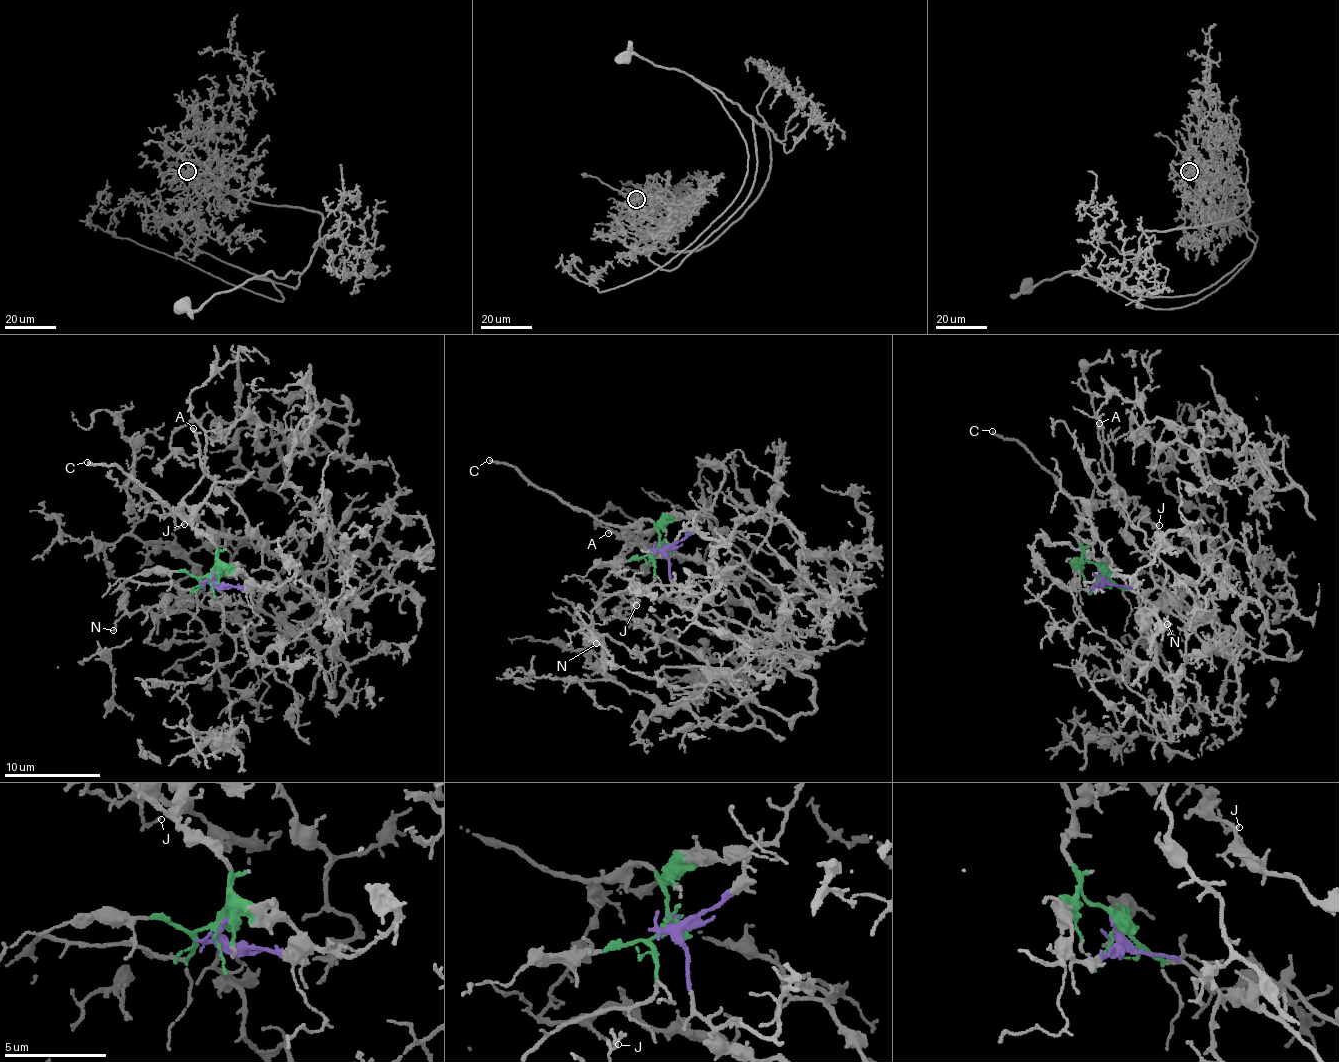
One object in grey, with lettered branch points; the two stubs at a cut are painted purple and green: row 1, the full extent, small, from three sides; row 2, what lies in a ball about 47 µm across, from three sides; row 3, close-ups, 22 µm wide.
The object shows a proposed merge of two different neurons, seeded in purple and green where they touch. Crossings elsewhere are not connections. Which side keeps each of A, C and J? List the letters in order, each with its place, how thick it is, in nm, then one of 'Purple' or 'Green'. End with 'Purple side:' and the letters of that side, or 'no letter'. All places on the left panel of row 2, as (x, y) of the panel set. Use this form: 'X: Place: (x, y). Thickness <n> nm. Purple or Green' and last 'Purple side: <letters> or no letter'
A: Place: (193, 428). Thickness 200 nm. Purple
C: Place: (87, 462). Thickness 200 nm. Green
J: Place: (184, 524). Thickness 100 nm. Purple
Purple side: A, J

